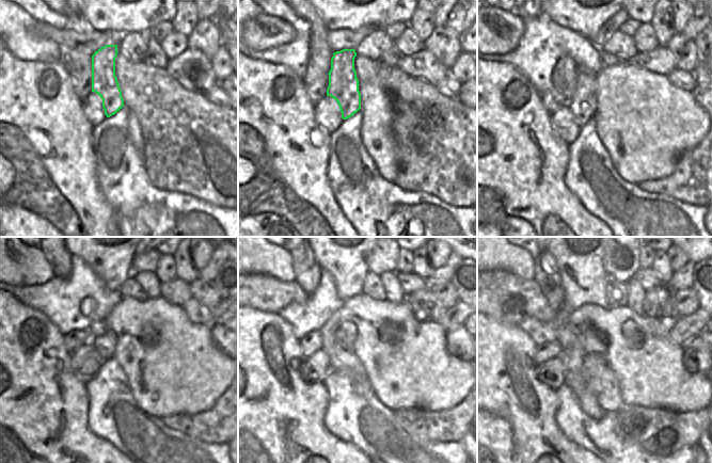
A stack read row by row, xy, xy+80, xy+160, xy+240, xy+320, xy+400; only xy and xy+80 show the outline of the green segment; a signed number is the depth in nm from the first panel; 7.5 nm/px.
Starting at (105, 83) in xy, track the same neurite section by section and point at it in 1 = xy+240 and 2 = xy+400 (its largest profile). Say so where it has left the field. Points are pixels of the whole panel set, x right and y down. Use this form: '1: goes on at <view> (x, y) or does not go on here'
1: goes on at xy+240 (105, 345)
2: goes on at xy+400 (567, 333)

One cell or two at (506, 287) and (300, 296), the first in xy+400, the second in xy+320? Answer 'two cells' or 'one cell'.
one cell

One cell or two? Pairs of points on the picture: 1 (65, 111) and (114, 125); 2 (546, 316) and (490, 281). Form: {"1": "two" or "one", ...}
{"1": "two", "2": "one"}

